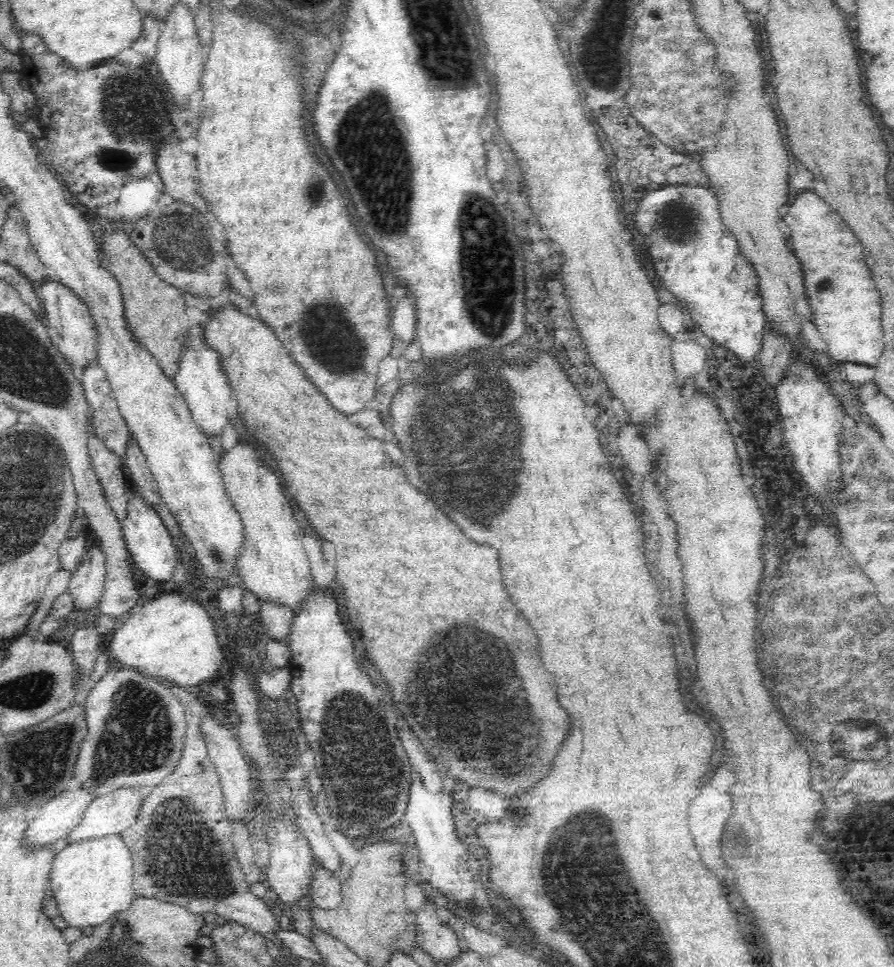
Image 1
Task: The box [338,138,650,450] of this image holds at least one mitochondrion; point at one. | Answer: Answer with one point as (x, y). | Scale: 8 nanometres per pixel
(485, 261)

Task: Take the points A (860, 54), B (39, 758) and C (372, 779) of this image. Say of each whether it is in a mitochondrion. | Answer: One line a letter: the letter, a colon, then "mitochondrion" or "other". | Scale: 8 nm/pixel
A: other
B: mitochondrion
C: mitochondrion

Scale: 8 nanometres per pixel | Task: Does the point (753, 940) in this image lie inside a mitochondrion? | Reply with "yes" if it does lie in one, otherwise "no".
no

